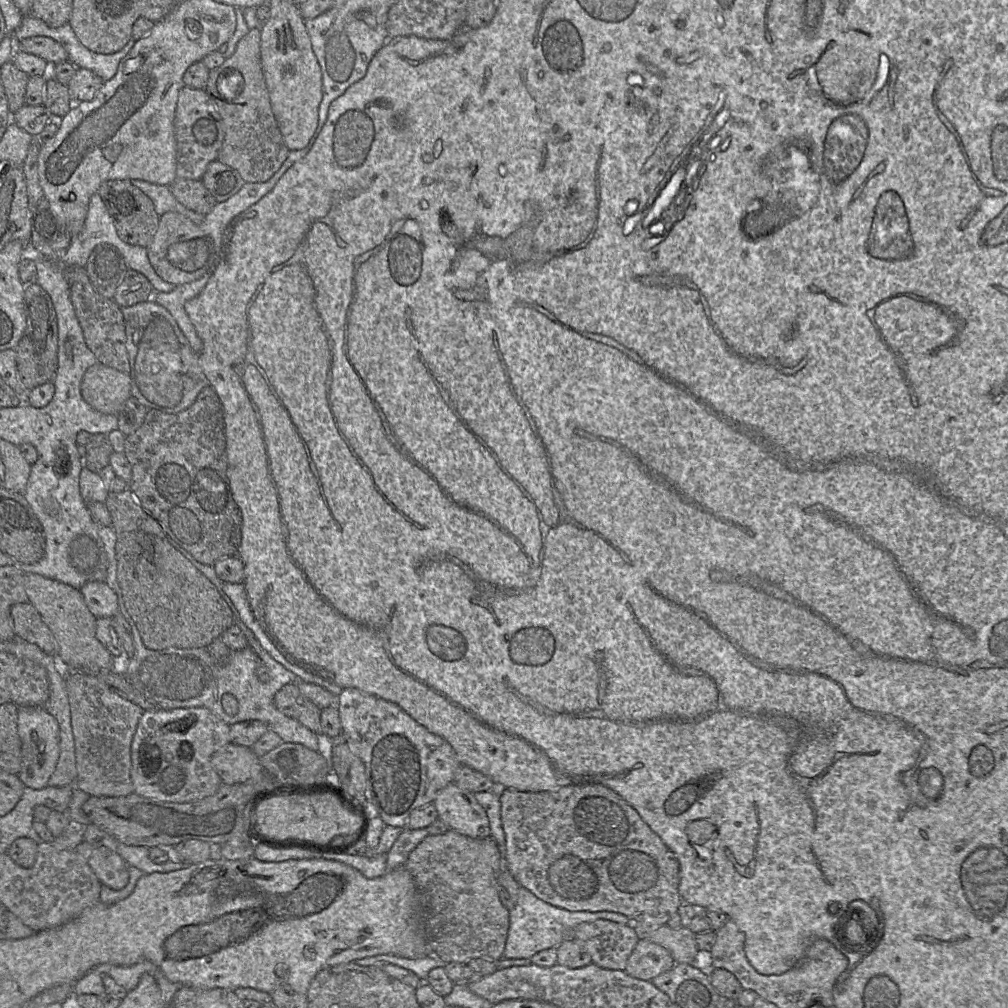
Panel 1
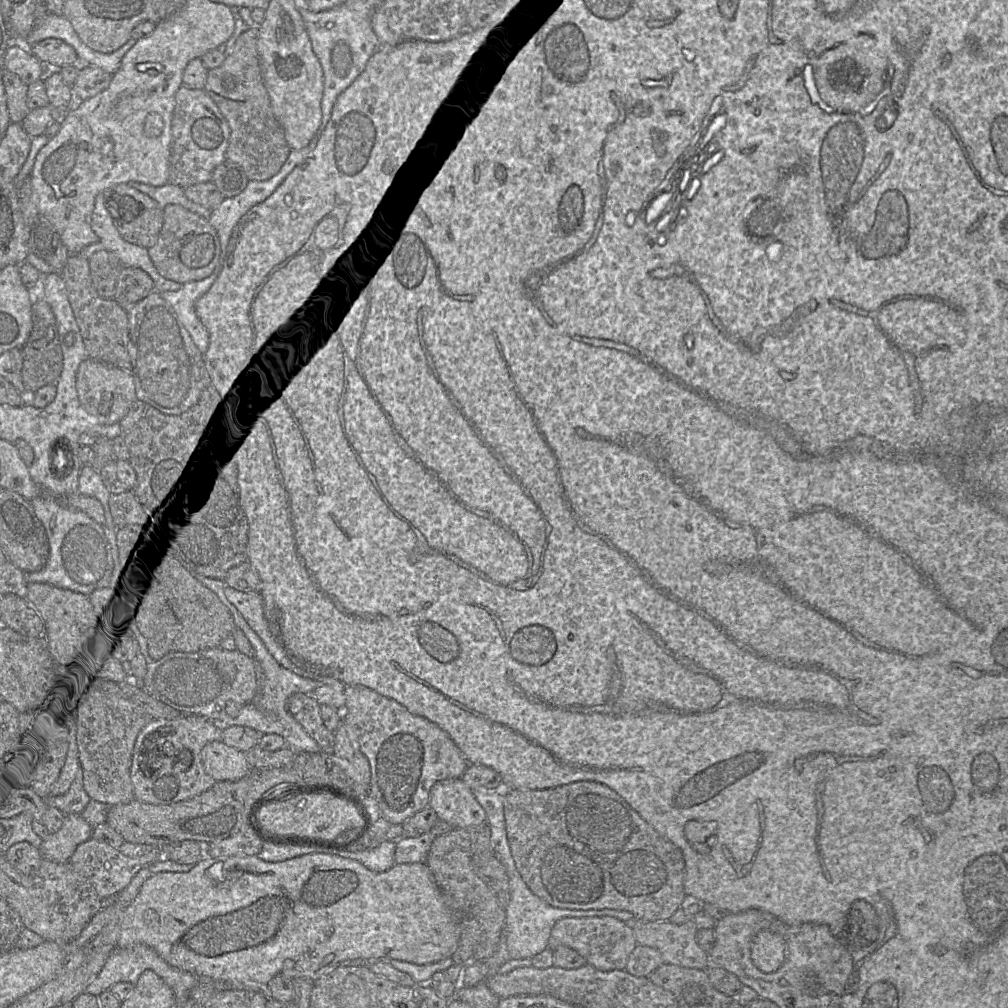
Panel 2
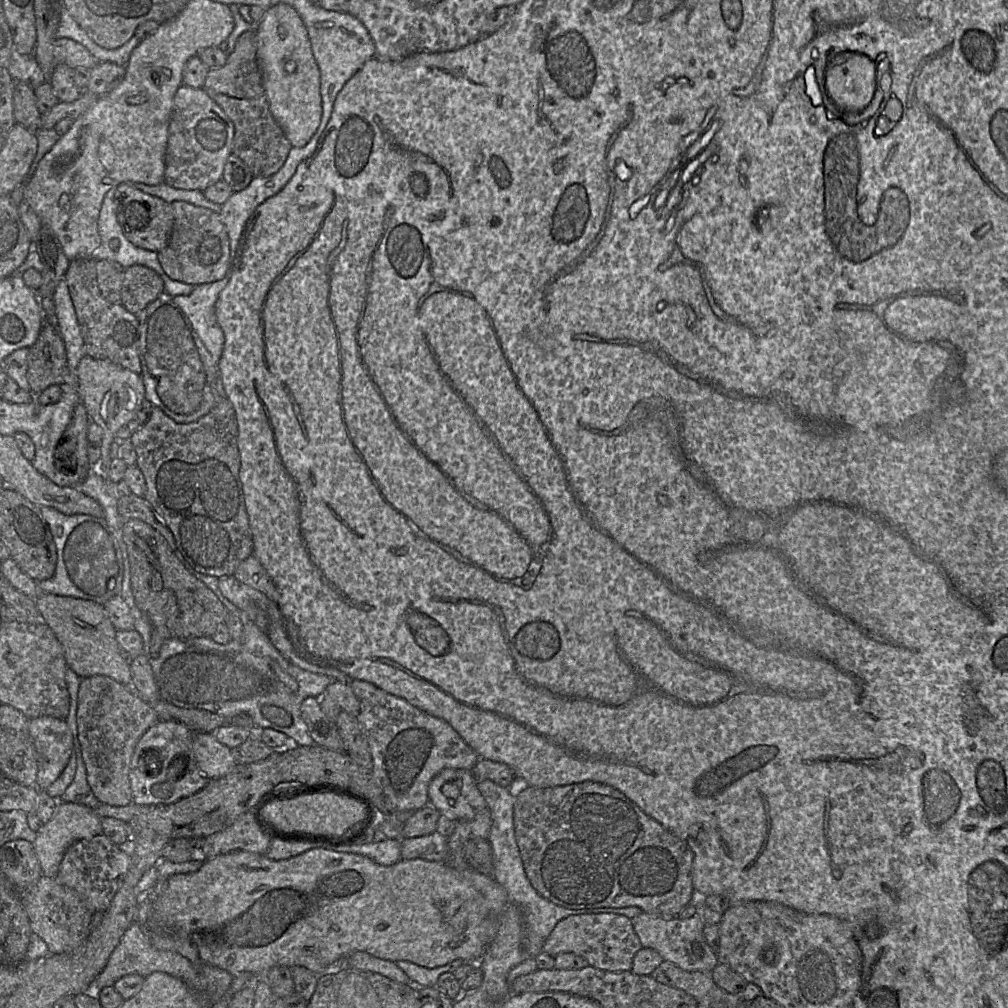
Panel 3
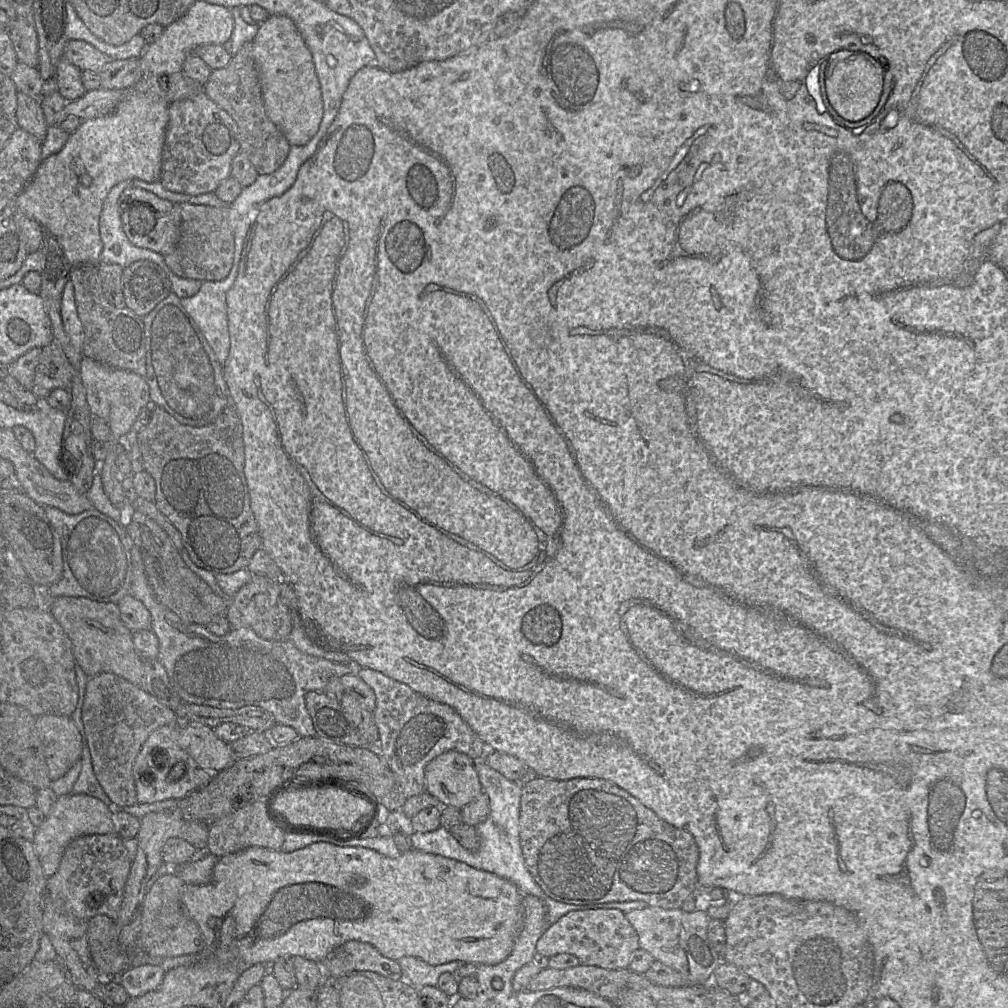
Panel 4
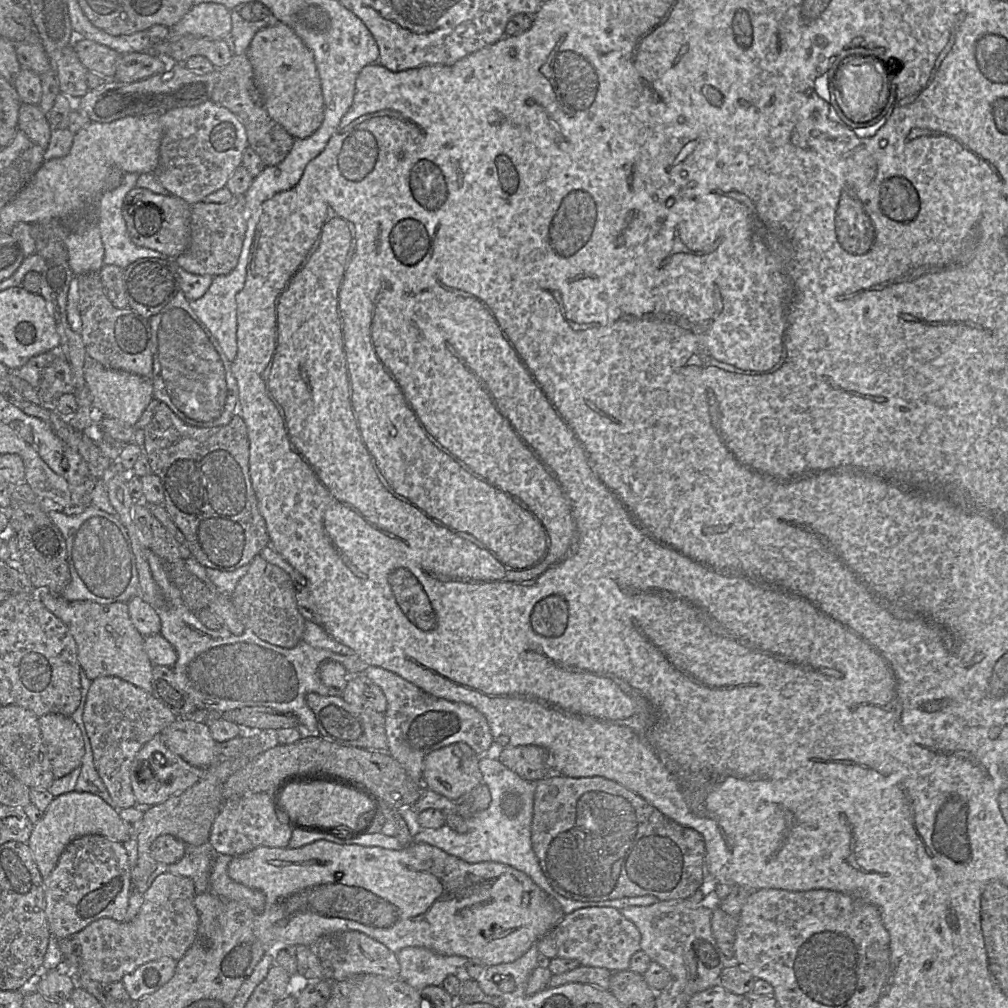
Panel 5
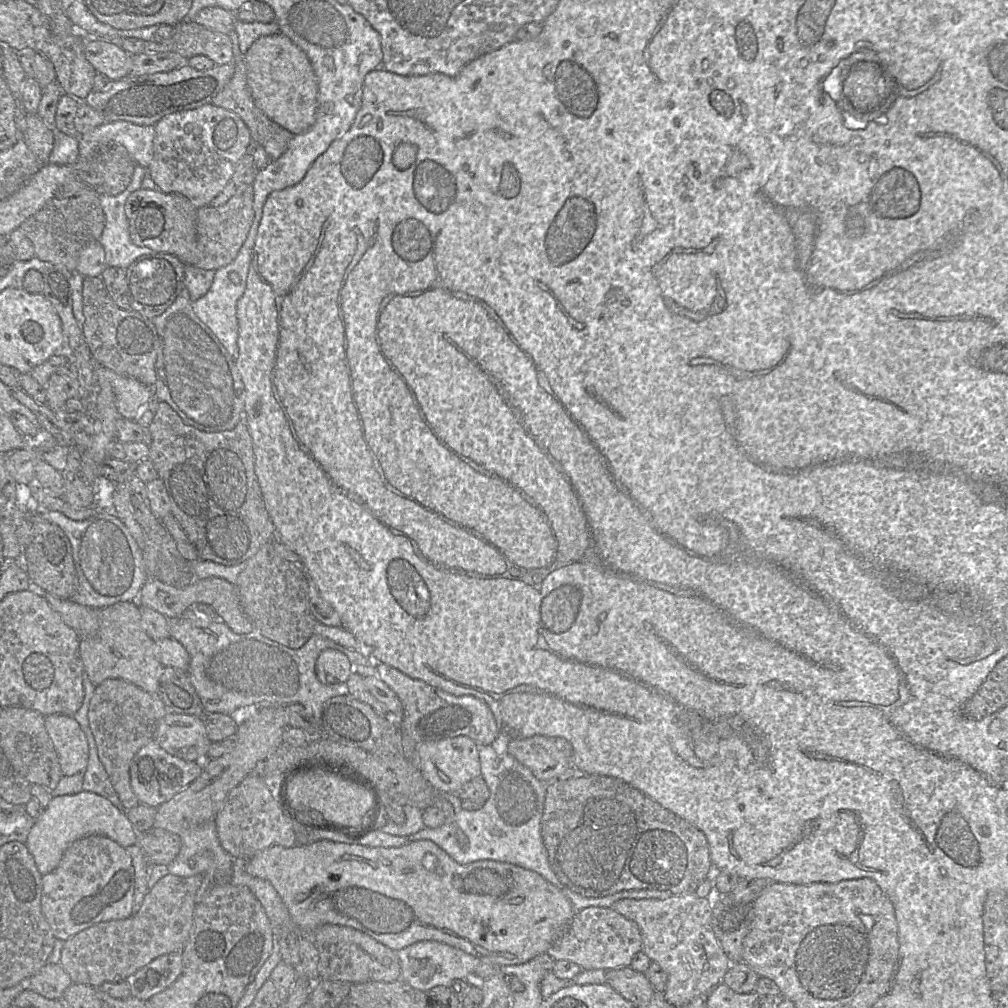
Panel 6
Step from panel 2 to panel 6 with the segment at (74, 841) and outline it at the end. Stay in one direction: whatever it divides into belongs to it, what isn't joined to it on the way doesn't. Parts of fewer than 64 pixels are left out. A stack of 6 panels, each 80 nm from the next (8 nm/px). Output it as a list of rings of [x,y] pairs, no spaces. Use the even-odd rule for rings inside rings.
[[[81,791],[73,795],[53,797],[43,814],[34,822],[26,846],[42,875],[52,872],[59,864],[65,850],[76,840],[89,835],[102,835],[123,848],[138,844],[139,836],[126,812],[119,811],[106,798]]]

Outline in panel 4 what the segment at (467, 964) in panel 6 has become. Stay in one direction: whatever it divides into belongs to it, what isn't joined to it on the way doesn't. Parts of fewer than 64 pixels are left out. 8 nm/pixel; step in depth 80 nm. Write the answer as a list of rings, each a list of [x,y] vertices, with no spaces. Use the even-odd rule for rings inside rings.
[[[405,956],[397,960],[402,972],[403,979],[416,988],[423,986],[436,986],[442,973],[456,973],[458,968],[466,962],[458,960],[441,965],[430,965],[427,962],[412,956]]]

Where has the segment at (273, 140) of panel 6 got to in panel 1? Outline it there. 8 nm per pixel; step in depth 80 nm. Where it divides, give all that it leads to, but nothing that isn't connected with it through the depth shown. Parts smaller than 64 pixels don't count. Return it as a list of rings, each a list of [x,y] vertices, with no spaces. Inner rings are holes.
[[[251,29],[240,39],[233,55],[217,68],[211,69],[205,87],[206,93],[214,102],[221,117],[224,138],[218,152],[217,161],[237,170],[245,182],[265,182],[283,164],[289,153],[277,121],[271,109],[270,98],[261,66],[261,33]]]

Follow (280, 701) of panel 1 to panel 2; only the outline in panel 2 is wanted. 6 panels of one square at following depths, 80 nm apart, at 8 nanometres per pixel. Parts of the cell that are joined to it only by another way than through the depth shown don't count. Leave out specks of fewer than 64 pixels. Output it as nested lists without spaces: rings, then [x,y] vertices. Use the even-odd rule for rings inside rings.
[[[312,694],[291,695],[287,699],[286,709],[324,752],[330,752],[333,755],[334,732],[324,725],[320,704]]]

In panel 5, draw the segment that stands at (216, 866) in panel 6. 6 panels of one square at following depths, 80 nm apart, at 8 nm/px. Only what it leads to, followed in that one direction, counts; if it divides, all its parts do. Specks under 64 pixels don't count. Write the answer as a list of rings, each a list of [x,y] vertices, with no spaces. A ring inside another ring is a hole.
[[[209,840],[200,846],[187,845],[184,856],[178,862],[170,865],[157,862],[156,869],[147,880],[147,888],[157,876],[171,872],[193,879],[196,894],[206,892],[209,890],[209,875],[218,855]]]

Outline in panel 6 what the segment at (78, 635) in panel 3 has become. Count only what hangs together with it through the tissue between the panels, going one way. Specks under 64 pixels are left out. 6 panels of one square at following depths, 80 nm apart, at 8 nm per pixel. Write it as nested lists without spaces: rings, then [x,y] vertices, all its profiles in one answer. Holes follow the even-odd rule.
[[[137,601],[118,602],[100,610],[97,632],[79,641],[84,670],[96,687],[107,679],[122,679],[152,695],[158,695],[159,680],[164,666],[157,658],[155,641],[142,626]]]

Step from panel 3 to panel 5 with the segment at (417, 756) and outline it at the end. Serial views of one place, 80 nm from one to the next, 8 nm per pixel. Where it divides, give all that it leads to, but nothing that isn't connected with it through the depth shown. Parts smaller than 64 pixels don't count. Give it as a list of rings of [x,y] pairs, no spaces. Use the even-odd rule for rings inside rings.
[[[368,666],[362,674],[378,685],[387,699],[384,715],[388,753],[416,783],[423,784],[423,762],[434,750],[464,742],[477,755],[485,756],[490,748],[493,737],[488,722],[473,706],[434,697],[399,675],[380,667]]]

